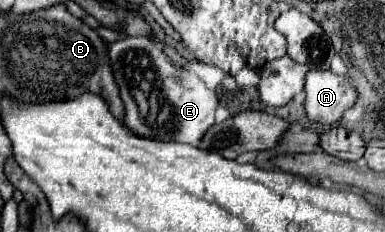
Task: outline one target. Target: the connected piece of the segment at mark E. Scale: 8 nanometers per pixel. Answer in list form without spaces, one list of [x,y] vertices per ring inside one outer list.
[[[146,35],[128,37],[124,41],[110,43],[108,53],[110,53],[116,83],[120,87],[120,95],[126,107],[126,127],[134,135],[150,141],[176,141],[176,143],[188,143],[188,145],[196,145],[202,139],[206,129],[214,123],[214,113],[220,101],[220,95],[214,89],[208,89],[206,83],[192,69],[184,69],[172,63],[168,55],[162,51],[162,45]]]

